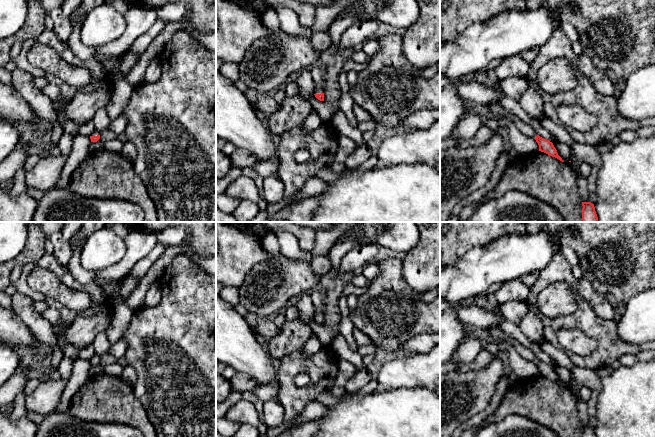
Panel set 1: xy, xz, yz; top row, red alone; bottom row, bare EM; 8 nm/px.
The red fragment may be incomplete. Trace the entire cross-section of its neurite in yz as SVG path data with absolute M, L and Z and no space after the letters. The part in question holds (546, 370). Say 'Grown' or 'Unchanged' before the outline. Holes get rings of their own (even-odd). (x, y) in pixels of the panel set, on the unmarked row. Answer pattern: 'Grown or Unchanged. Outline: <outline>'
Grown. Outline: M491 326L486 329L488 335L490 335L495 342L508 343L513 347L523 358L532 361L539 369L539 375L555 381L564 386L558 379L553 367L547 363L540 361L529 349L525 348L520 342L509 336L503 331L500 326Z

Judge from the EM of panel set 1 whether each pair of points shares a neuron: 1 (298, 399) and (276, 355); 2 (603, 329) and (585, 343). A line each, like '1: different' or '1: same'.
1: different
2: different

